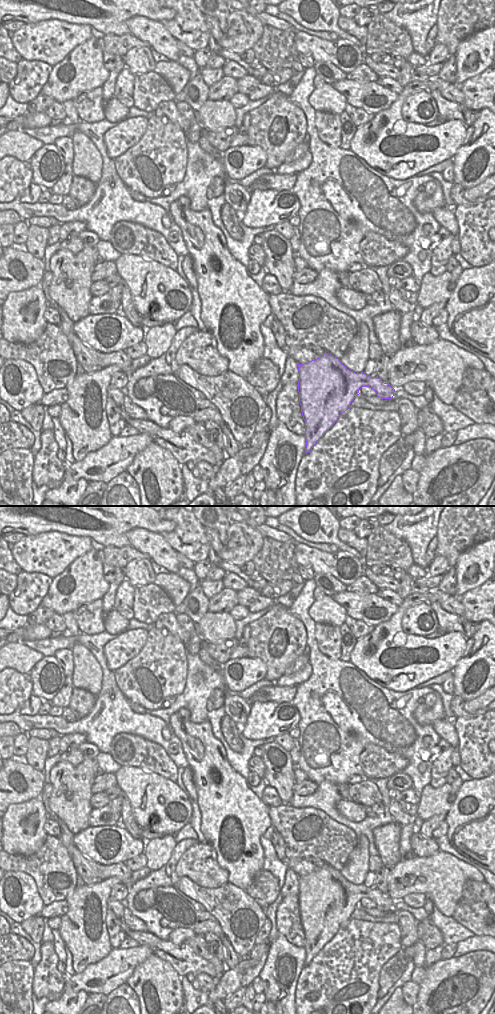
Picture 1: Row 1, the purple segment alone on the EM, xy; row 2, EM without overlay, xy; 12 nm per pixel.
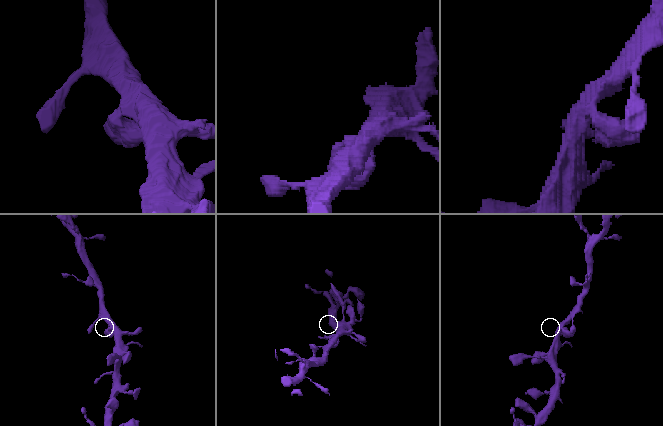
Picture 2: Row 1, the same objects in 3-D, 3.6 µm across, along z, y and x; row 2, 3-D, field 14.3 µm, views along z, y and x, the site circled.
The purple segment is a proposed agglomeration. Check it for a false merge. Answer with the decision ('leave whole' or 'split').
leave whole

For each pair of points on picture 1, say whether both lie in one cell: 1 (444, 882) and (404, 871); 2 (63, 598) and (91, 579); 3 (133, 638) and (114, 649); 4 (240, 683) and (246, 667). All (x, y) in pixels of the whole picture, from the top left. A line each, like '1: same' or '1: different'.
1: same
2: same
3: same
4: same

